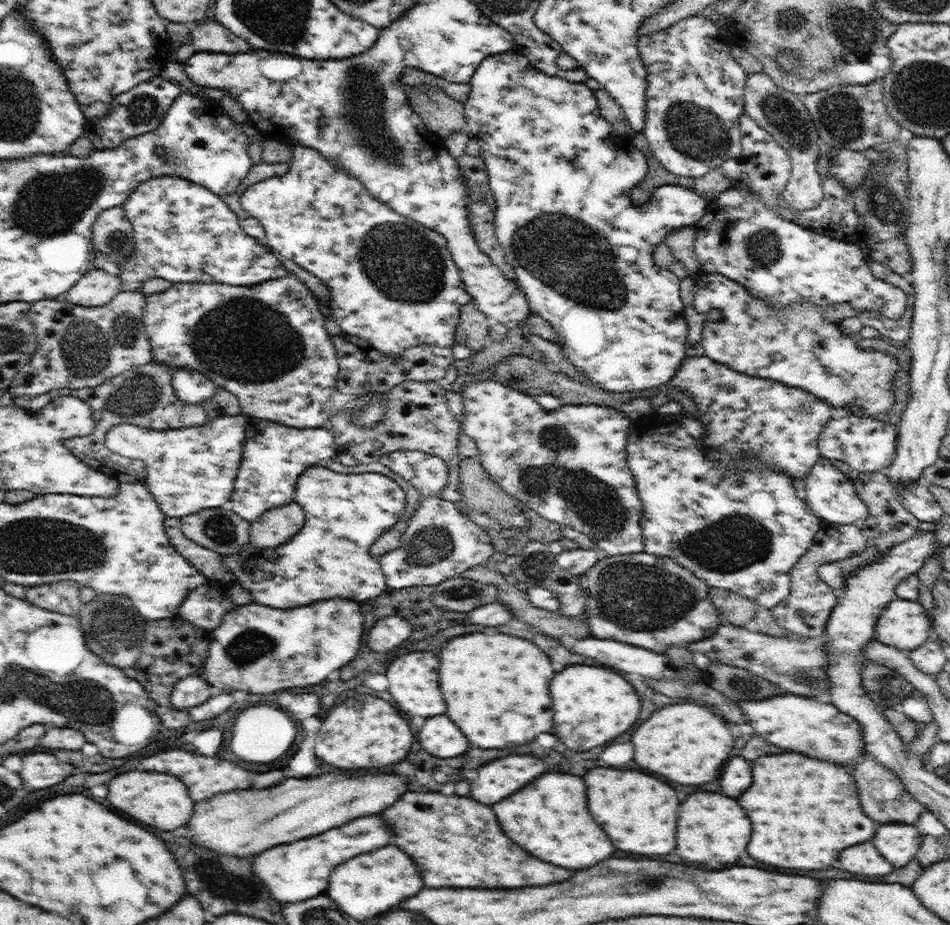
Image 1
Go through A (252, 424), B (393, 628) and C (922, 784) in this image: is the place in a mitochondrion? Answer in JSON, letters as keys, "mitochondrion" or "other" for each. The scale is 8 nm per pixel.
{"A":"other","B":"other","C":"other"}

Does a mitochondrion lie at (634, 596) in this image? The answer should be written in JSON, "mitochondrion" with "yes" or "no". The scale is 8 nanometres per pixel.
{"mitochondrion":"yes"}

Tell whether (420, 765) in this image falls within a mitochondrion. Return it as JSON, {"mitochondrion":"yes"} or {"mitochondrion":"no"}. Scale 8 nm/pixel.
{"mitochondrion":"no"}

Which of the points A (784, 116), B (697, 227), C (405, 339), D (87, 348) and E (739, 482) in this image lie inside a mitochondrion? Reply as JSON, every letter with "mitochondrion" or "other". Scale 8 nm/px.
{"A":"mitochondrion","B":"other","C":"other","D":"mitochondrion","E":"mitochondrion"}

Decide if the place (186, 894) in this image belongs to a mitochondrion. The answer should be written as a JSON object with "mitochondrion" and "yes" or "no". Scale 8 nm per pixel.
{"mitochondrion":"no"}

